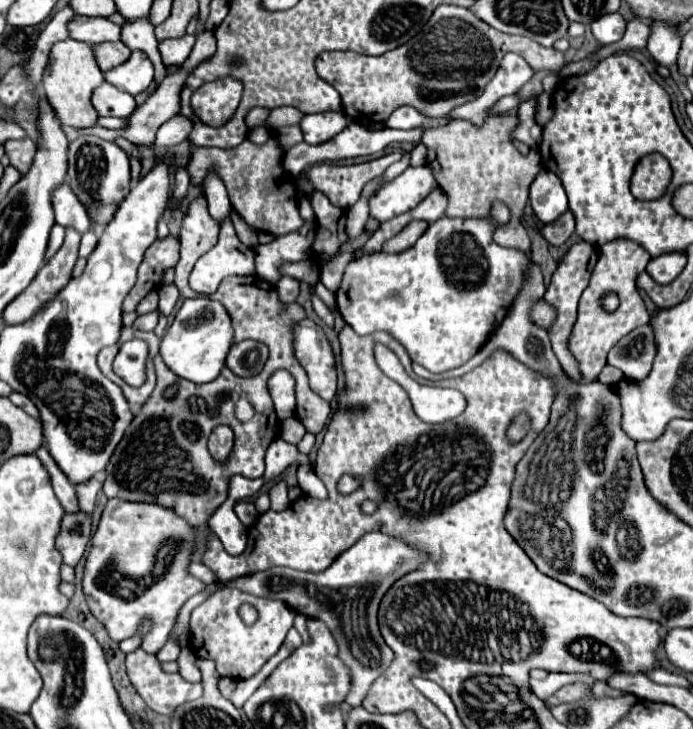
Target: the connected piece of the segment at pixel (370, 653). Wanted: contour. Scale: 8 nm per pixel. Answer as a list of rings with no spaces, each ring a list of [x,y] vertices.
[[[367,532],[323,572],[313,574],[291,568],[269,568],[265,572],[235,578],[233,582],[227,582],[225,588],[237,588],[253,596],[285,602],[297,614],[325,622],[339,646],[339,658],[347,668],[351,668],[351,690],[345,702],[351,706],[361,706],[369,686],[383,674],[393,658],[393,652],[379,634],[379,602],[395,580],[417,568],[419,560],[423,560],[423,554],[399,538],[381,532]]]

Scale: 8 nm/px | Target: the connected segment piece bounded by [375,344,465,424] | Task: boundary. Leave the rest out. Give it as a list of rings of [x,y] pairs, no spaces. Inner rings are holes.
[[[375,346],[375,358],[377,364],[391,364],[391,376],[395,382],[399,382],[413,402],[415,414],[429,424],[439,424],[445,420],[451,420],[459,416],[465,410],[465,398],[461,392],[451,388],[433,388],[433,386],[419,386],[415,380],[411,380],[401,366],[399,358],[385,346]]]

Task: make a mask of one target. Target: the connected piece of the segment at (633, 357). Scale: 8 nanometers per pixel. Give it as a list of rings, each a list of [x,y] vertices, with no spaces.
[[[641,326],[621,338],[607,356],[607,364],[619,368],[629,380],[642,380],[651,371],[655,356],[653,332]]]

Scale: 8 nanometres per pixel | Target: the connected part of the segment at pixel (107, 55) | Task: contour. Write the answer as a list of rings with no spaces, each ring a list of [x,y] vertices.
[[[101,42],[101,44],[91,44],[91,48],[93,48],[95,60],[103,72],[111,70],[113,66],[119,66],[131,54],[131,50],[123,42]]]

